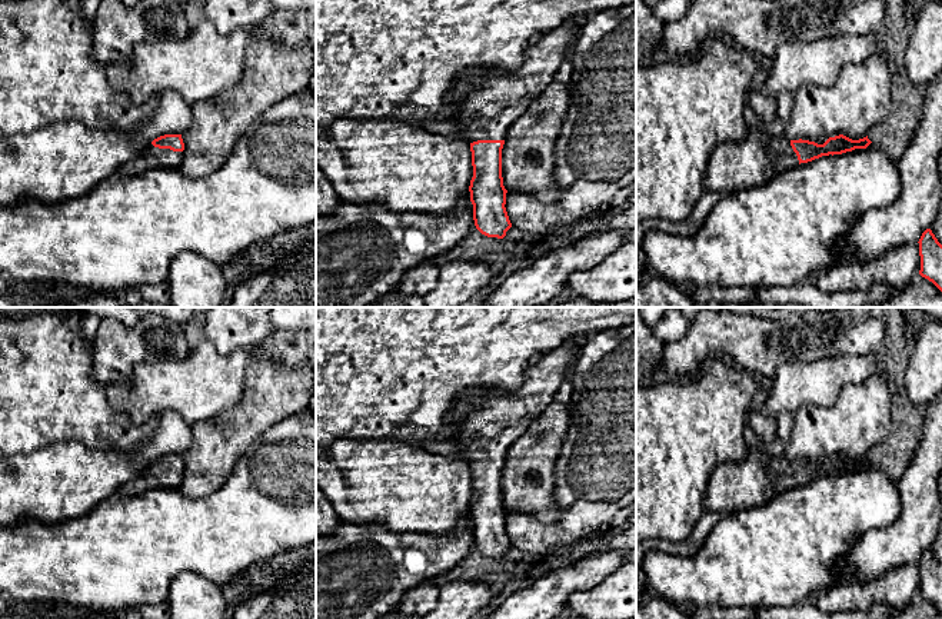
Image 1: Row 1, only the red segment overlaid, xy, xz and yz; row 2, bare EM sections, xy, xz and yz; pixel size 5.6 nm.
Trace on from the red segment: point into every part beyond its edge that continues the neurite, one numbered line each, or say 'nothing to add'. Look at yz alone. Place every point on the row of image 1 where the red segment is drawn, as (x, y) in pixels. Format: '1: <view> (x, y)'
1: yz (734, 166)

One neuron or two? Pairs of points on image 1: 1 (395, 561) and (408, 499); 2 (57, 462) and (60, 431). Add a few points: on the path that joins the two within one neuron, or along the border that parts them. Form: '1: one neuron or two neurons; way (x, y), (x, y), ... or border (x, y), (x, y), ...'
1: two neurons; border (368, 525), (380, 525), (392, 532), (435, 533)
2: two neurons; border (92, 449), (76, 442), (53, 442), (27, 453)

